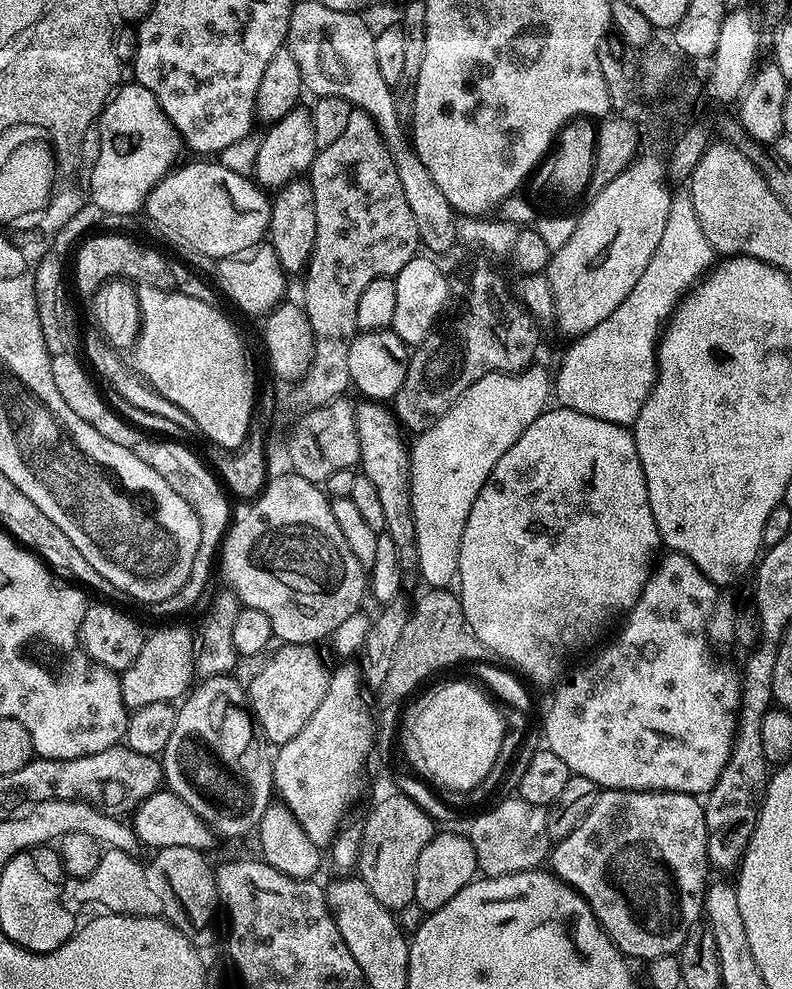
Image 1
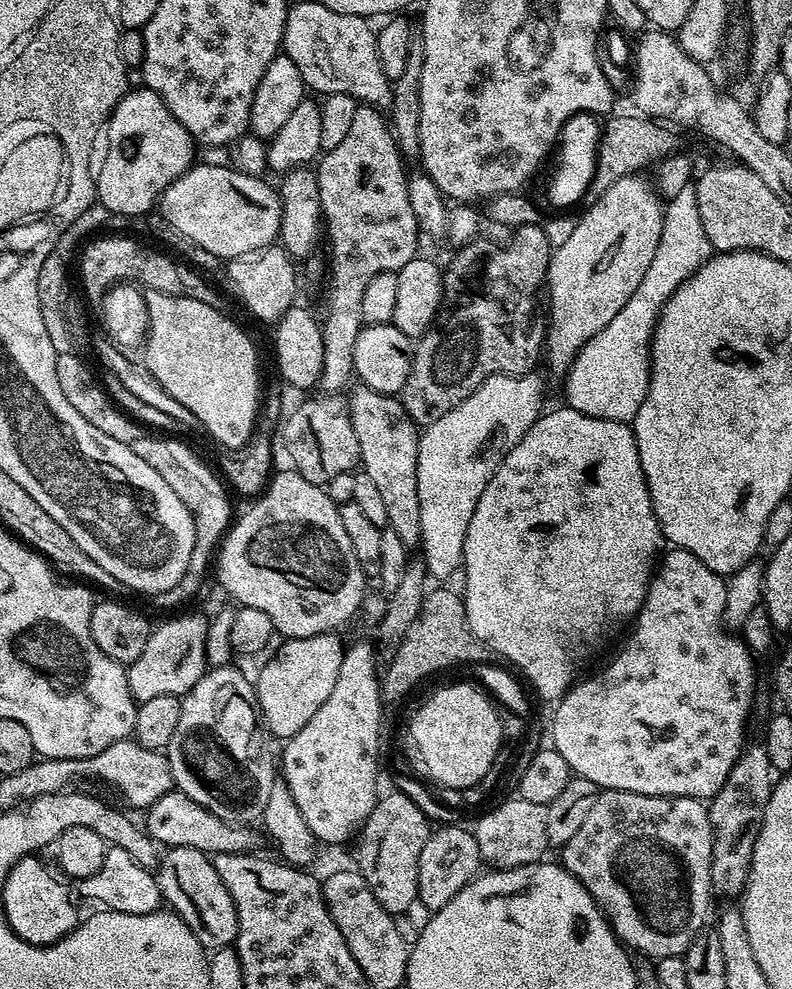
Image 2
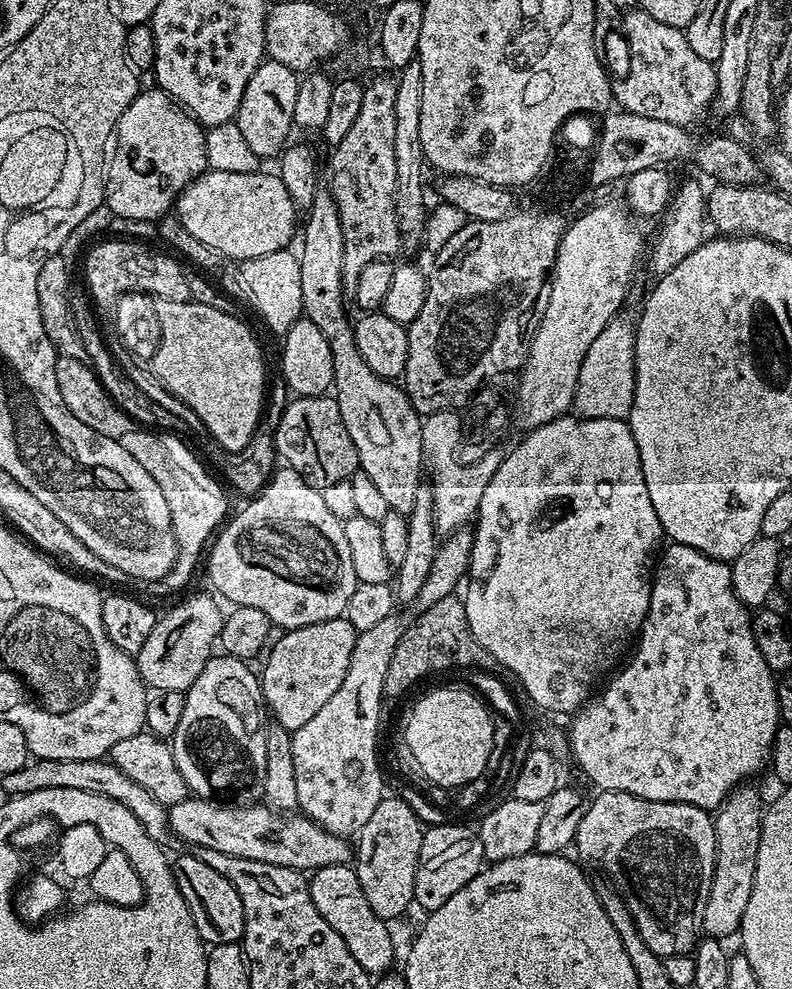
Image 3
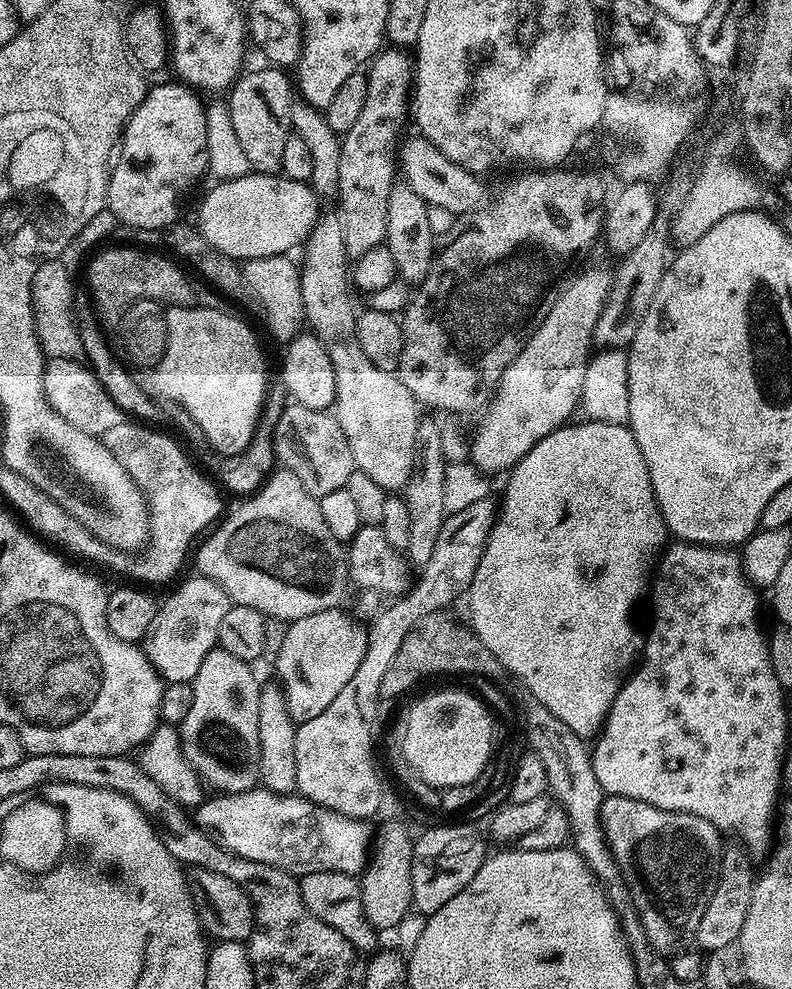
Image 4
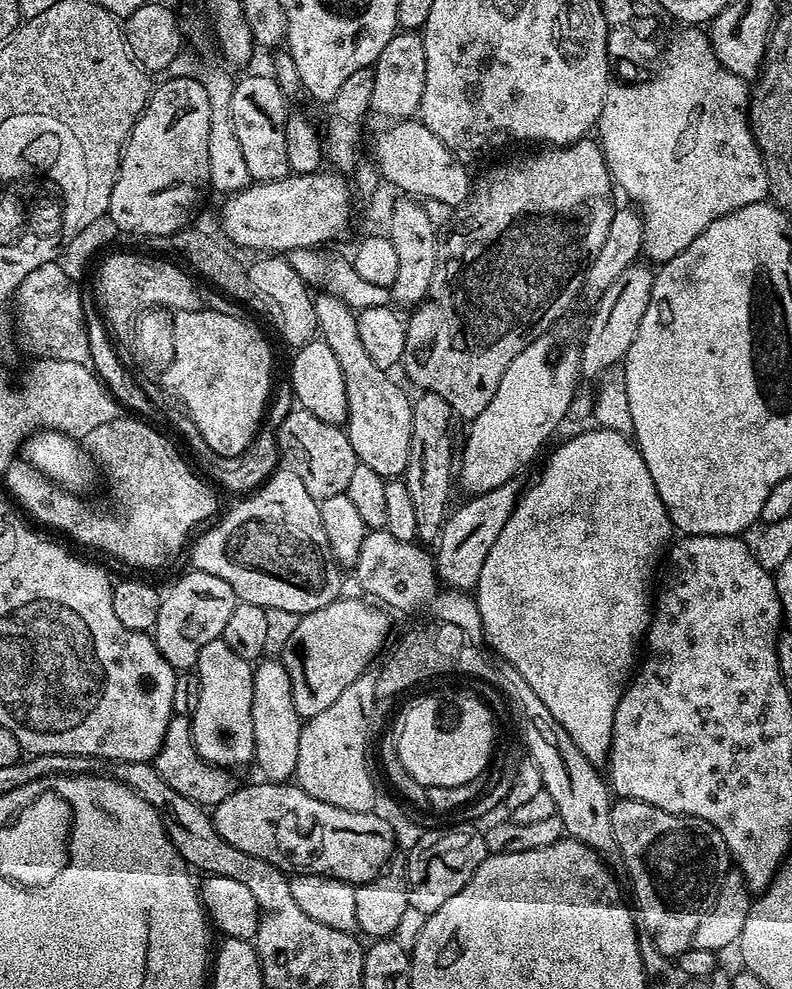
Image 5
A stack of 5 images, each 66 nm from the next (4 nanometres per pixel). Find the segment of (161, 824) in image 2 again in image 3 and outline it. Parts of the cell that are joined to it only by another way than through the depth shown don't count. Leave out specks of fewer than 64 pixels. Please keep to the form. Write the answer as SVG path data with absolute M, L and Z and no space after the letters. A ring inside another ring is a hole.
M189 798L168 808L168 827L175 839L185 840L196 848L213 848L222 854L250 858L258 862L270 862L297 870L315 870L322 866L346 864L353 859L354 848L345 837L328 832L321 824L315 824L303 814L281 814L263 803L236 807L227 802Z

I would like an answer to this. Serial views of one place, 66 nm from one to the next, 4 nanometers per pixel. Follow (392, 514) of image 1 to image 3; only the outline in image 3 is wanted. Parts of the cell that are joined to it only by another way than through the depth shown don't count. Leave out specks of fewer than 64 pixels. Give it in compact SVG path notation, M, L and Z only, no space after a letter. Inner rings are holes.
M320 179L317 182L316 189L314 190L314 202L311 207L306 210L306 216L308 218L303 219L302 222L302 232L304 228L304 241L301 242L300 248L298 247L298 255L300 257L300 265L302 266L302 300L303 300L303 317L307 320L312 321L314 326L317 326L323 336L327 340L327 344L330 346L331 350L331 360L332 360L332 378L333 378L333 393L334 399L338 402L339 414L342 416L342 422L346 425L347 434L350 435L350 438L354 441L355 449L358 450L360 467L359 469L366 473L368 478L373 479L374 486L381 491L381 495L385 497L386 504L388 505L389 511L396 512L407 516L412 512L414 506L417 502L417 490L418 486L422 482L422 476L420 472L423 473L424 470L424 459L423 459L423 448L421 446L422 436L421 436L421 426L423 424L422 418L418 412L413 410L413 406L409 401L406 391L403 387L400 387L397 383L394 383L390 380L383 380L380 376L374 374L370 370L370 366L363 361L361 354L358 352L357 342L356 342L356 333L353 321L349 320L348 312L346 310L346 304L344 302L344 296L346 300L346 289L344 283L342 282L342 220L338 218L338 206L334 202L332 197L332 190L327 179Z

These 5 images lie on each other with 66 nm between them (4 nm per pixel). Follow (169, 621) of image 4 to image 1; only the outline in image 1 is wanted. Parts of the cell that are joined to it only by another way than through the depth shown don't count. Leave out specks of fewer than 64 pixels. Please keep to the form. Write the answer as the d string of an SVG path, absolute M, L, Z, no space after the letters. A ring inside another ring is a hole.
M160 628L145 639L138 658L120 676L120 693L125 708L150 706L150 702L176 702L193 687L198 644L184 628Z

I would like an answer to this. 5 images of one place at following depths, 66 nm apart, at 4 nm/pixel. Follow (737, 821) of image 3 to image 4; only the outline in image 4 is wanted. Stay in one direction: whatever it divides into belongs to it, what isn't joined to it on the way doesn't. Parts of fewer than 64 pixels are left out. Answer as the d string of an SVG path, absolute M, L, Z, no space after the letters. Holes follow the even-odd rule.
M739 842L729 843L720 859L720 876L714 886L714 894L706 906L706 914L702 914L702 922L698 922L695 943L705 953L716 954L720 948L728 948L737 943L742 934L742 926L746 922L746 913L750 911L750 898L754 894L754 886L758 875L752 869L753 857L747 848Z

